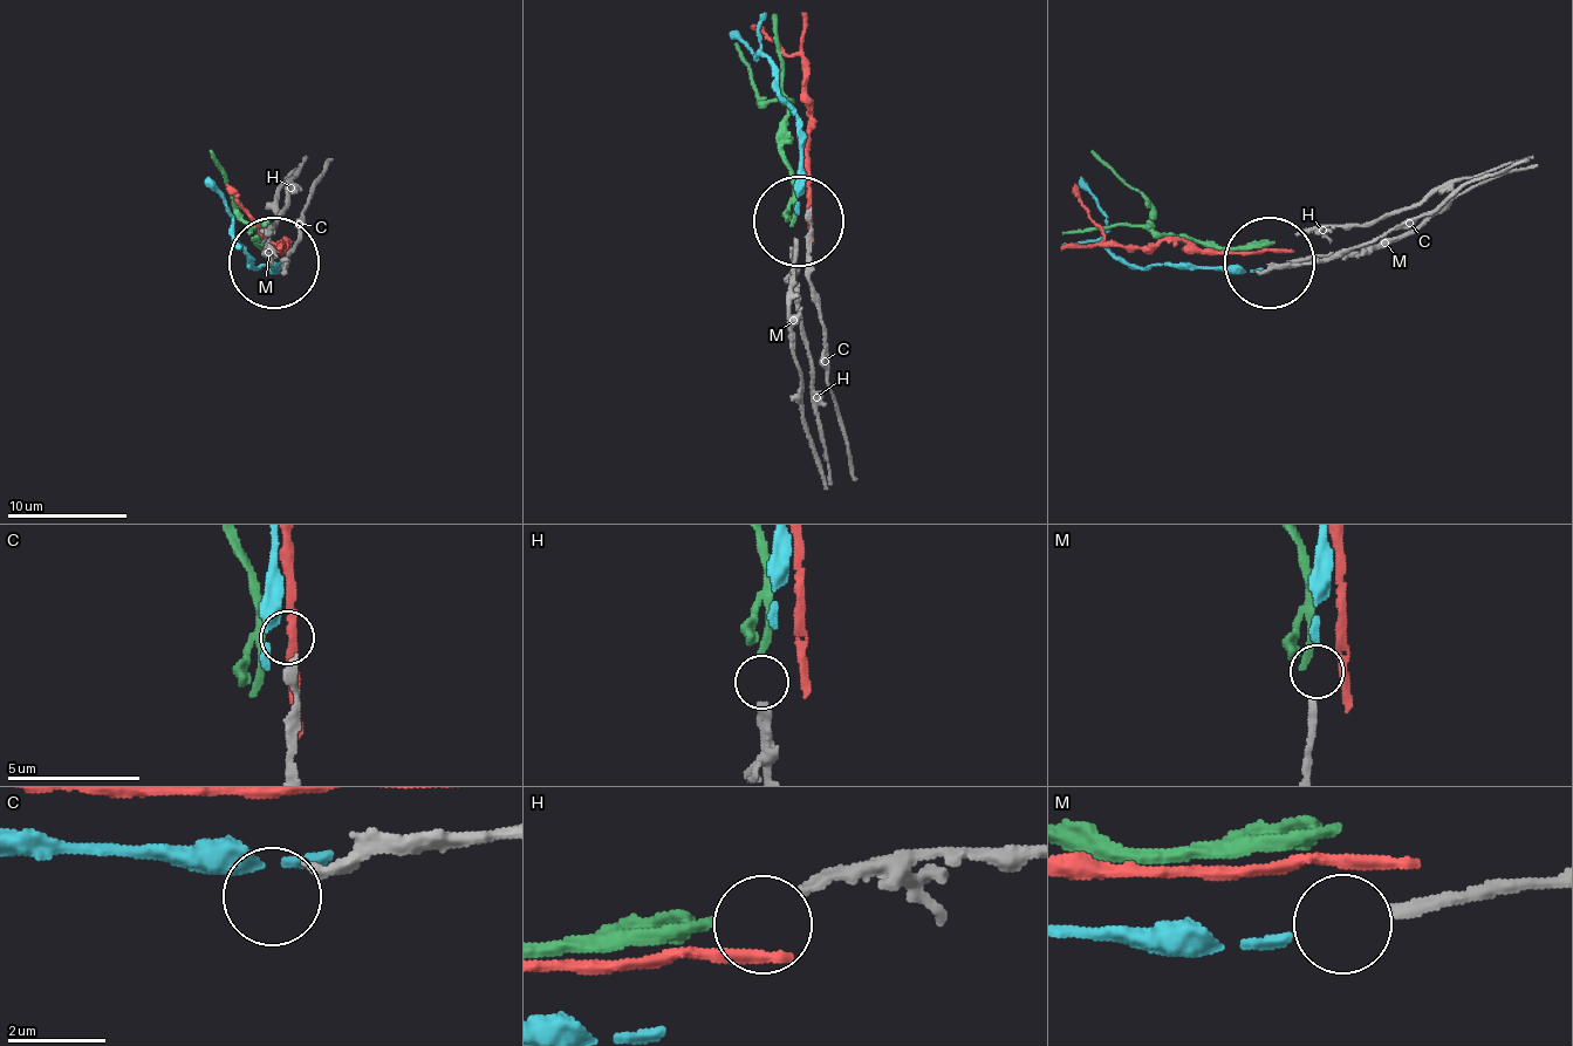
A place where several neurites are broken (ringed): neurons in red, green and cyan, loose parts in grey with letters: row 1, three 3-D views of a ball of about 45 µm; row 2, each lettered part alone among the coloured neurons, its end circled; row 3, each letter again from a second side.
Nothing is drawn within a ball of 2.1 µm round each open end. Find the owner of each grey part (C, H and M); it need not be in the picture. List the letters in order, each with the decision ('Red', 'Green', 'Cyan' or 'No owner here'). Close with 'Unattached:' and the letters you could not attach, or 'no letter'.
C: No owner here
H: Green
M: No owner here
Unattached: C, M

